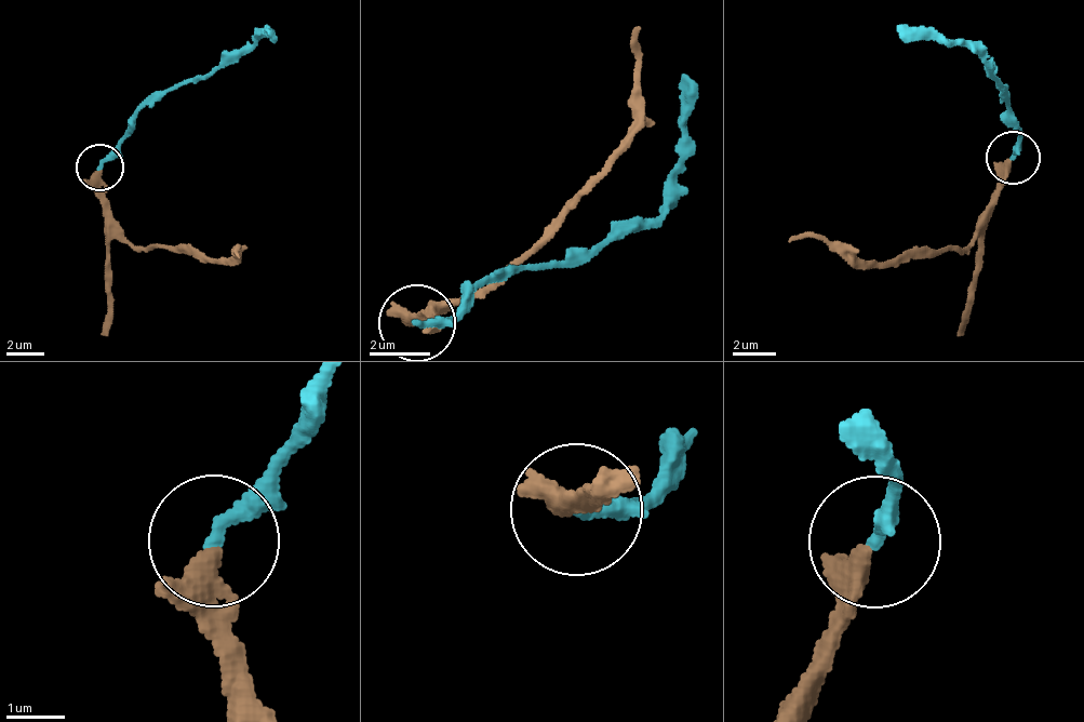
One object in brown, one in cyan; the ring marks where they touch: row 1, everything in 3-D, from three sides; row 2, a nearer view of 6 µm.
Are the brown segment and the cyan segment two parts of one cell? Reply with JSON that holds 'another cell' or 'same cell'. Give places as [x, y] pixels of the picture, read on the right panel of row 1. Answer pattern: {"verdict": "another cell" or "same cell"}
{"verdict": "same cell"}

